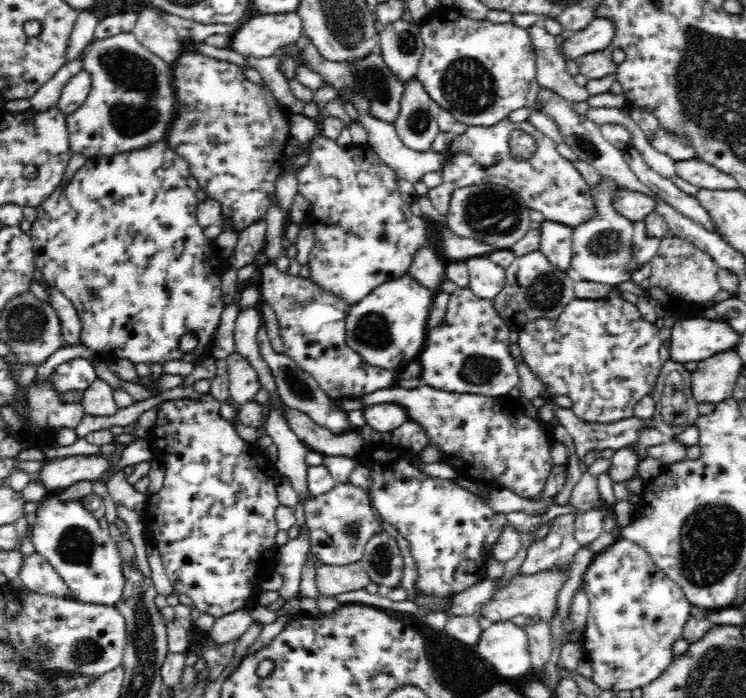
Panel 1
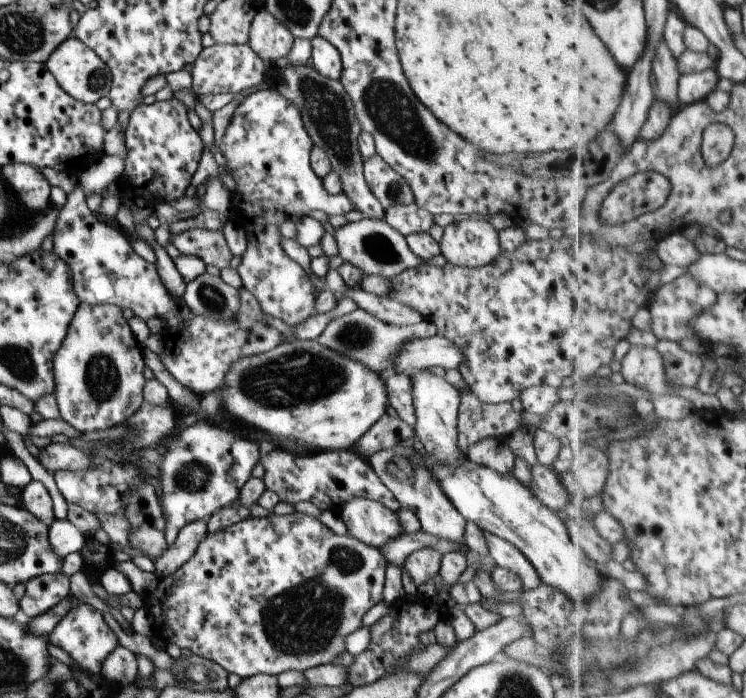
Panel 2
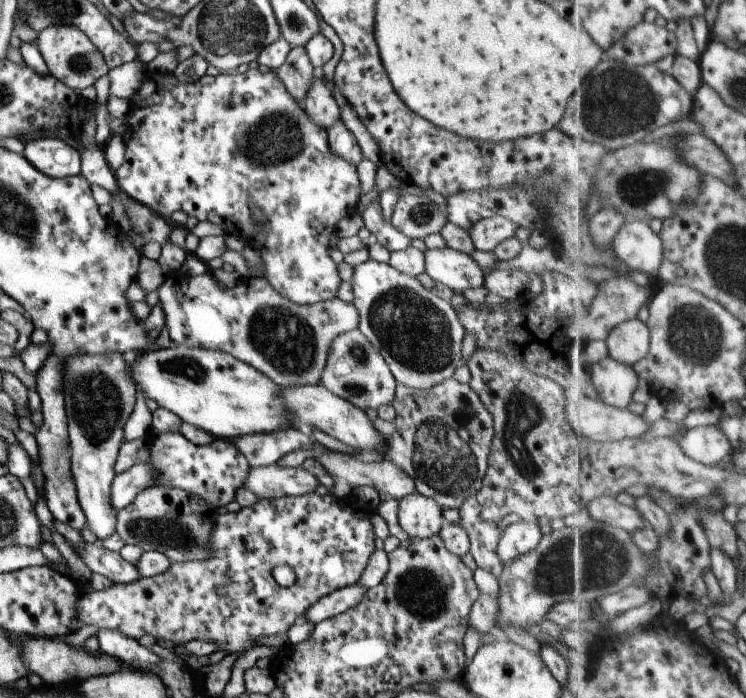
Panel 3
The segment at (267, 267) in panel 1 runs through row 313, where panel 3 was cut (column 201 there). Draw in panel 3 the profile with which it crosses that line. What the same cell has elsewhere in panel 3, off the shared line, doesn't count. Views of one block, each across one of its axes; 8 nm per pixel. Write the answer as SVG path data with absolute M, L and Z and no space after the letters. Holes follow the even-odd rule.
M170 271L166 272L157 290L158 305L164 312L164 326L168 328L173 346L186 345L232 354L234 358L266 374L280 387L317 385L326 366L330 344L338 338L338 334L354 330L359 322L358 311L352 303L344 302L336 296L326 302L299 305L280 296L264 276L242 279L233 288L226 288L214 280L211 271L202 276Z

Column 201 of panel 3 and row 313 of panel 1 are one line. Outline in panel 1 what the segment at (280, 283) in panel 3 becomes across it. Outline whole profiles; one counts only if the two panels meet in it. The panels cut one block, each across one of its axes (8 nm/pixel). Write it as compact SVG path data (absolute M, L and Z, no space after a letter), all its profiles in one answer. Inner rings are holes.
M165 140L154 142L150 146L132 149L126 153L114 153L106 156L100 155L87 158L84 165L70 178L65 185L58 185L52 194L37 206L37 218L31 222L31 240L35 256L35 265L42 273L46 282L60 290L71 304L74 305L80 319L82 319L82 344L96 350L101 354L115 355L117 359L126 358L136 364L144 362L163 363L169 360L185 360L197 363L209 352L212 333L217 330L221 320L221 314L225 308L222 303L222 291L220 285L220 270L218 264L210 262L214 256L214 241L208 239L196 220L196 210L199 200L195 192L188 187L188 176L190 176L188 163L175 150L172 150ZM191 332L198 338L198 344L191 353L180 350L180 338Z

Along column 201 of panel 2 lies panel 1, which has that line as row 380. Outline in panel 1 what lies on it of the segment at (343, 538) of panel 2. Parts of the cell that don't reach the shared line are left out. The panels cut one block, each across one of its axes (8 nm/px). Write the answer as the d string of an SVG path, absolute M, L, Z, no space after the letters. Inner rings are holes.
M611 295L600 300L586 300L582 298L572 299L566 306L566 308L557 316L557 318L534 318L532 322L526 322L524 326L520 326L517 330L519 334L518 346L521 350L521 356L524 363L530 367L532 373L538 376L540 381L546 383L546 392L552 395L554 398L557 396L569 396L572 399L571 409L578 415L578 418L586 422L598 422L598 423L613 423L623 418L630 418L633 416L634 406L636 403L646 394L651 394L656 384L656 379L660 374L660 368L663 365L660 361L660 347L665 345L661 342L658 335L659 329L655 323L646 321L640 315L640 311L632 302L622 299L621 296Z

